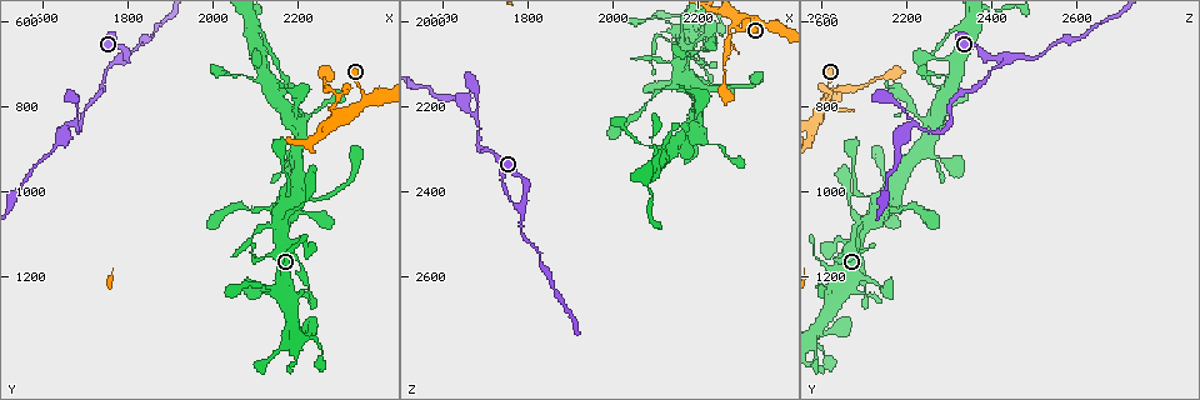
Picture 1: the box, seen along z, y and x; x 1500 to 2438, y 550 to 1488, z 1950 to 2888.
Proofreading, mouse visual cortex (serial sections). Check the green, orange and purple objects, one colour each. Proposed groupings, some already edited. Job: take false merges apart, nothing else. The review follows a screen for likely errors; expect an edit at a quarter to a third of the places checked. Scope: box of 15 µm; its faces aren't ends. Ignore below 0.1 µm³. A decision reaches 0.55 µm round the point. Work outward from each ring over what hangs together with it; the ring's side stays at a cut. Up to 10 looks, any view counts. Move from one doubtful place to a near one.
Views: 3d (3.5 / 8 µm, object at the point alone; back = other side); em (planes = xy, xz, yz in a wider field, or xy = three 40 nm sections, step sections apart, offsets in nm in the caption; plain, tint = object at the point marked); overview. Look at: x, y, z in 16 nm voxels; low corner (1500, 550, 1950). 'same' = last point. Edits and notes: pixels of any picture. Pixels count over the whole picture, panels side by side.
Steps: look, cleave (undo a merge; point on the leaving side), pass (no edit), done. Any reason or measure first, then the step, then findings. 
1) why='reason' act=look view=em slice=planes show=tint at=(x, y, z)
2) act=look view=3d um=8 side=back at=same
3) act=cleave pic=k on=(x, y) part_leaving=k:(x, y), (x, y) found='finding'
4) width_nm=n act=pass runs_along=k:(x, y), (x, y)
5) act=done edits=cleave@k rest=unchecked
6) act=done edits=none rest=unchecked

act=look view=3d um=3.5 at=(1785, 690, 2440)

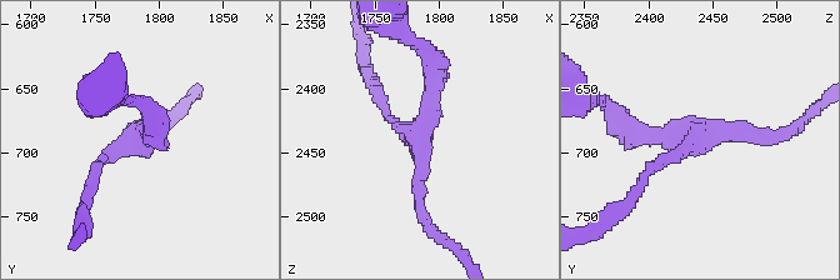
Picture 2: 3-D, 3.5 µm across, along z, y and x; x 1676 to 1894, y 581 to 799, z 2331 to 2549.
arms=3 arm_widths_nm=150,200,300 why='need the tissue' act=look view=em slice=xy step=5 show=tint at=(1784, 692, 2434)

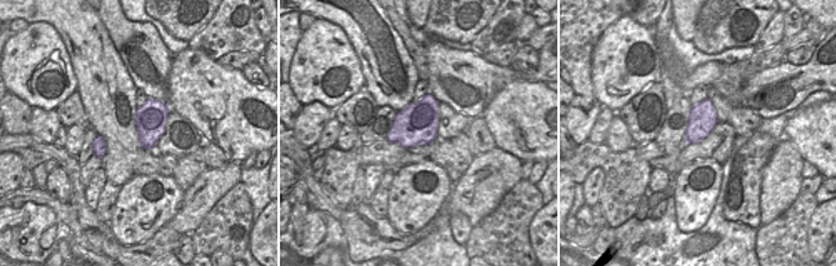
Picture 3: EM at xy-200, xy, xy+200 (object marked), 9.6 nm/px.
act=pass runs_along=2:(153, 116), (91, 178) found='one cell here'

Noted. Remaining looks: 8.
why='three-way junction' act=look view=em slice=xy step=1 show=tint at=(1675, 835, 2230)

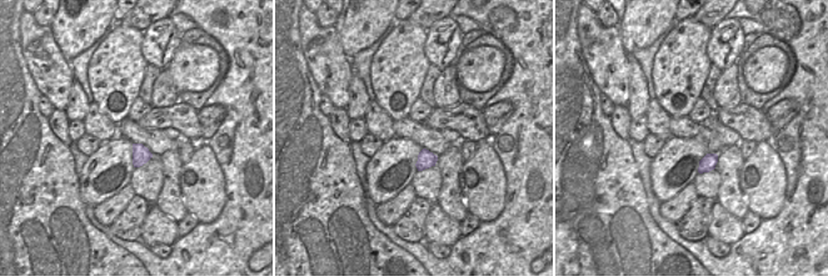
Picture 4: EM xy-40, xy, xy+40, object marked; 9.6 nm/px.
act=look view=3d um=3.5 side=back at=same

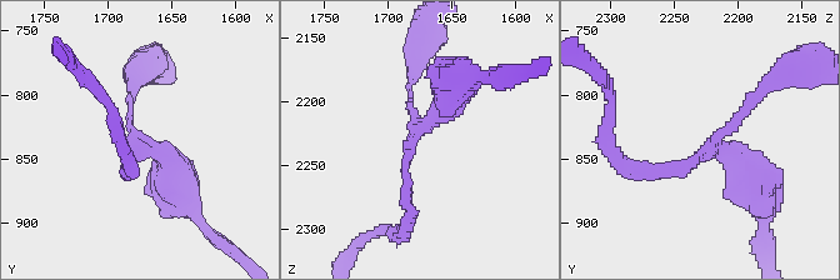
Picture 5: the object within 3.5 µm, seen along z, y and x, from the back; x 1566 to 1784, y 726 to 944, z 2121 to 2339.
arms=3 arm_widths_nm=100,200,400 act=pass runs_along=5:(408, 201), (408, 144), (458, 80) found='continuous, no second cell'

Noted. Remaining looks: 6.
why='sharp bend' act=look view=3d um=3.5 at=(2170, 1015, 2125)

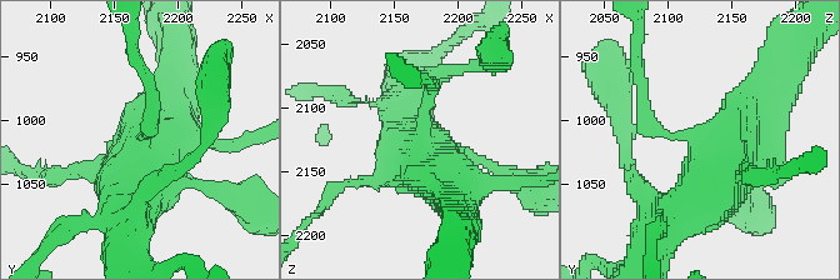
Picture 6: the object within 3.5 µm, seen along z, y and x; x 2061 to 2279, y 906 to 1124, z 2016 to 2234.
why='need the tissue' act=look view=em slice=xy step=5 show=tint at=(2172, 1016, 2124)

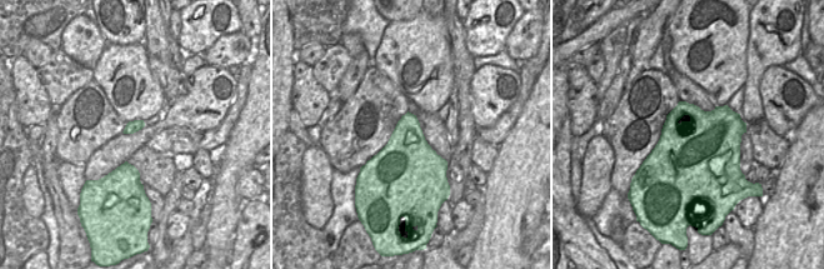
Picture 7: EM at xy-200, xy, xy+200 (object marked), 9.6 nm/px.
why='cut it another way' act=look view=em slice=xy step=1 show=tint at=same

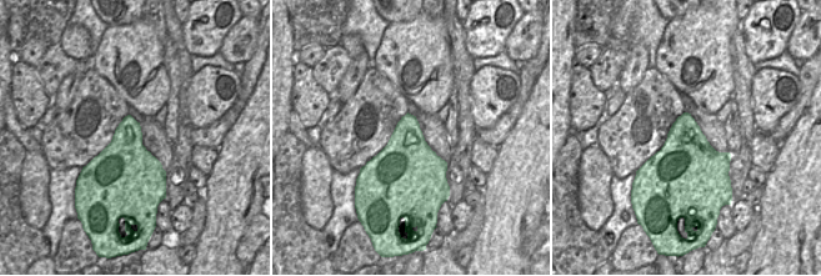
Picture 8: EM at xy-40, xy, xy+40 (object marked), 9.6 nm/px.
width_nm=500 act=pass runs_along=6:(656, 241), (759, 119) found='one cell here'

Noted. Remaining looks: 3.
why='a narrow waist' act=look view=3d um=3.5 at=(2285, 765, 2035)

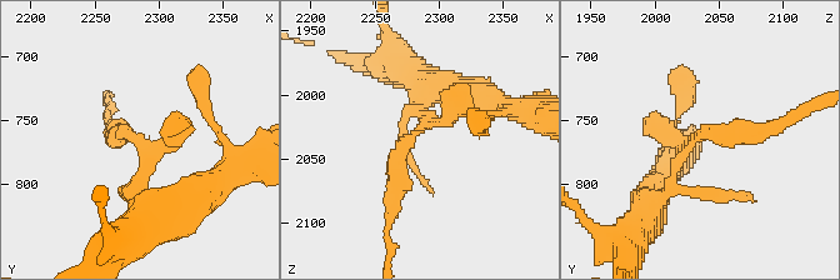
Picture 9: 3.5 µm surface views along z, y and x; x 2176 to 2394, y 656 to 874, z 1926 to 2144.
act=look view=em slice=xy step=1 show=tint at=(2282, 766, 2030)

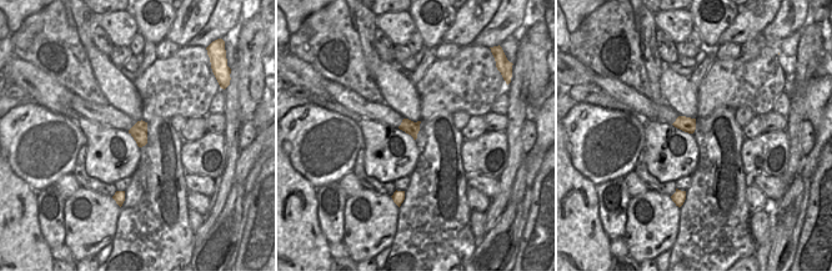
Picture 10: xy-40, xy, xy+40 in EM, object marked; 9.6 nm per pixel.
act=pass runs_along=9:(650, 204), (698, 135), (765, 131) found='one cell here'

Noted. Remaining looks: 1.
act=done edits=none rest=unchecked

